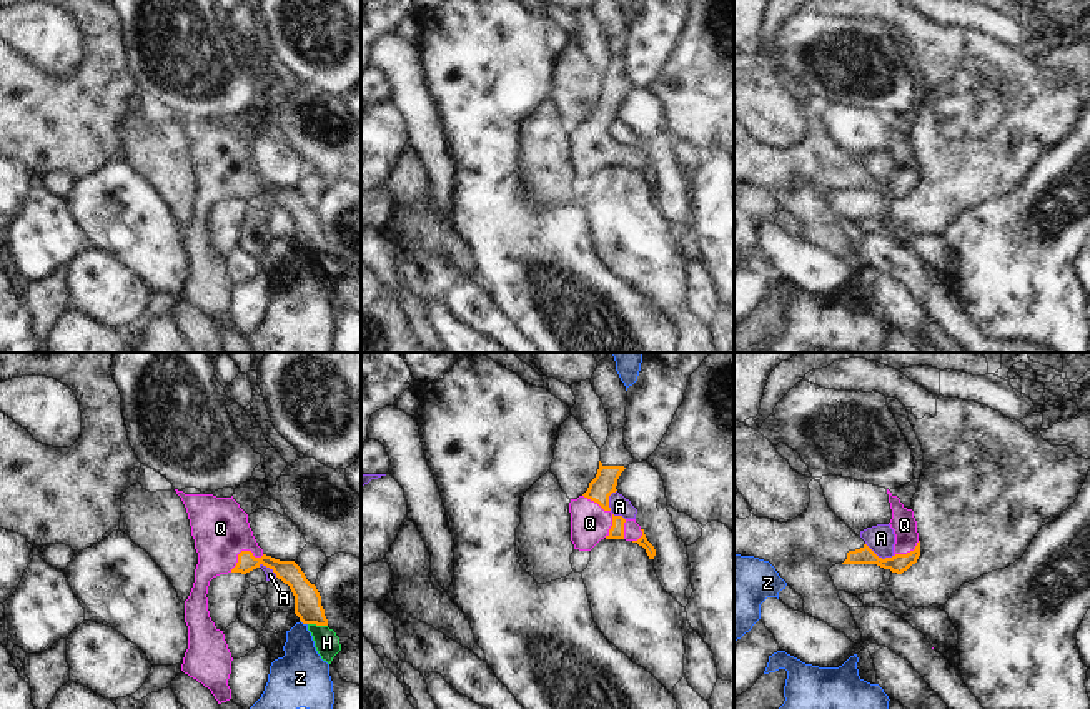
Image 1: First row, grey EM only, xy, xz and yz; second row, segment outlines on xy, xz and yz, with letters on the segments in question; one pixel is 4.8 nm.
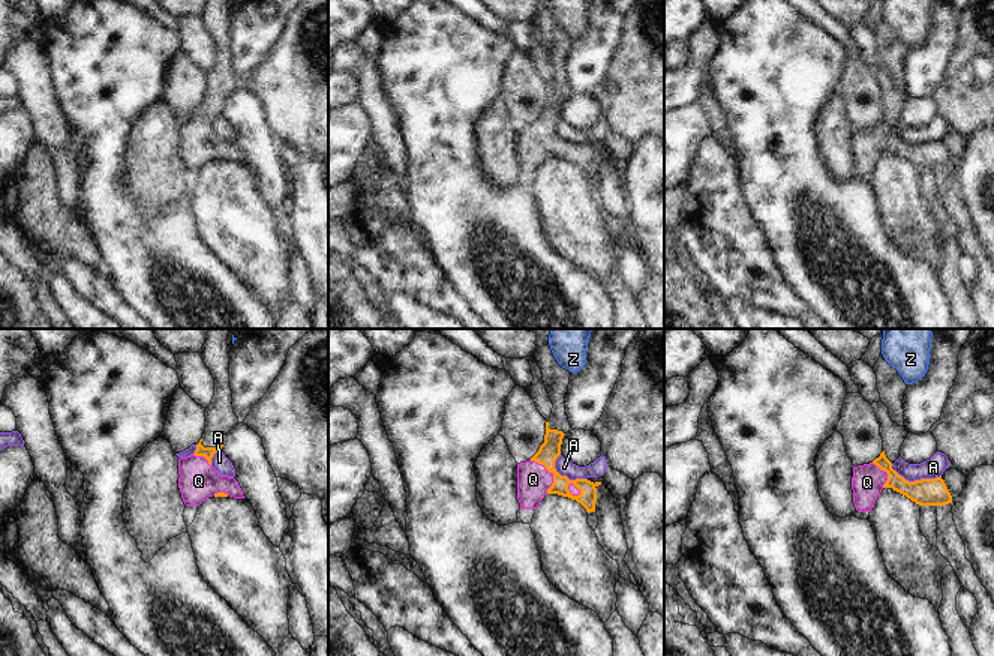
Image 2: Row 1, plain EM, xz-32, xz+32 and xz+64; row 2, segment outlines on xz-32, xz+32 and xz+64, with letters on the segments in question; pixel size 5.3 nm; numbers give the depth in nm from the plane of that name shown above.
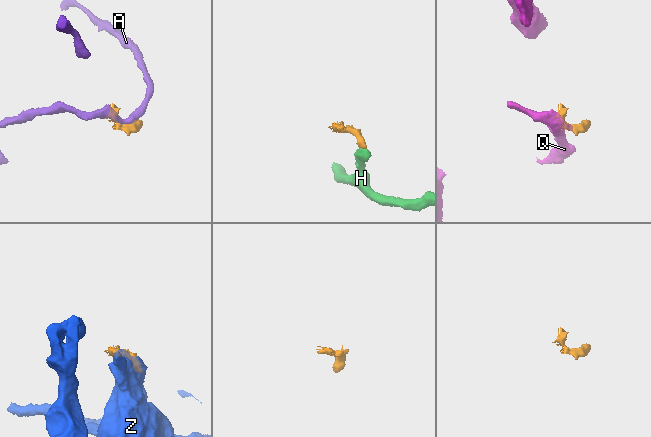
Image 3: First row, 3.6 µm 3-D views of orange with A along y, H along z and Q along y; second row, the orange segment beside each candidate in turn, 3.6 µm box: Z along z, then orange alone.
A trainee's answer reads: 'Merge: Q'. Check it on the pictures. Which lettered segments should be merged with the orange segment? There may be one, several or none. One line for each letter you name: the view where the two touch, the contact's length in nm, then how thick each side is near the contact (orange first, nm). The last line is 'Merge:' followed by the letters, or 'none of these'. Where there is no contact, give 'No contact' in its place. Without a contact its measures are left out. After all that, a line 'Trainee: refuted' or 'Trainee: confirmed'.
Q: Touches orange in xy. Shared border 190 nm. Thickness 110 nm (orange) against 280 nm
Merge: Q
Trainee: confirmed

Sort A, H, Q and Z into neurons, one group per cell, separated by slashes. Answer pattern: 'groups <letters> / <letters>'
groups A H / Q / Z

